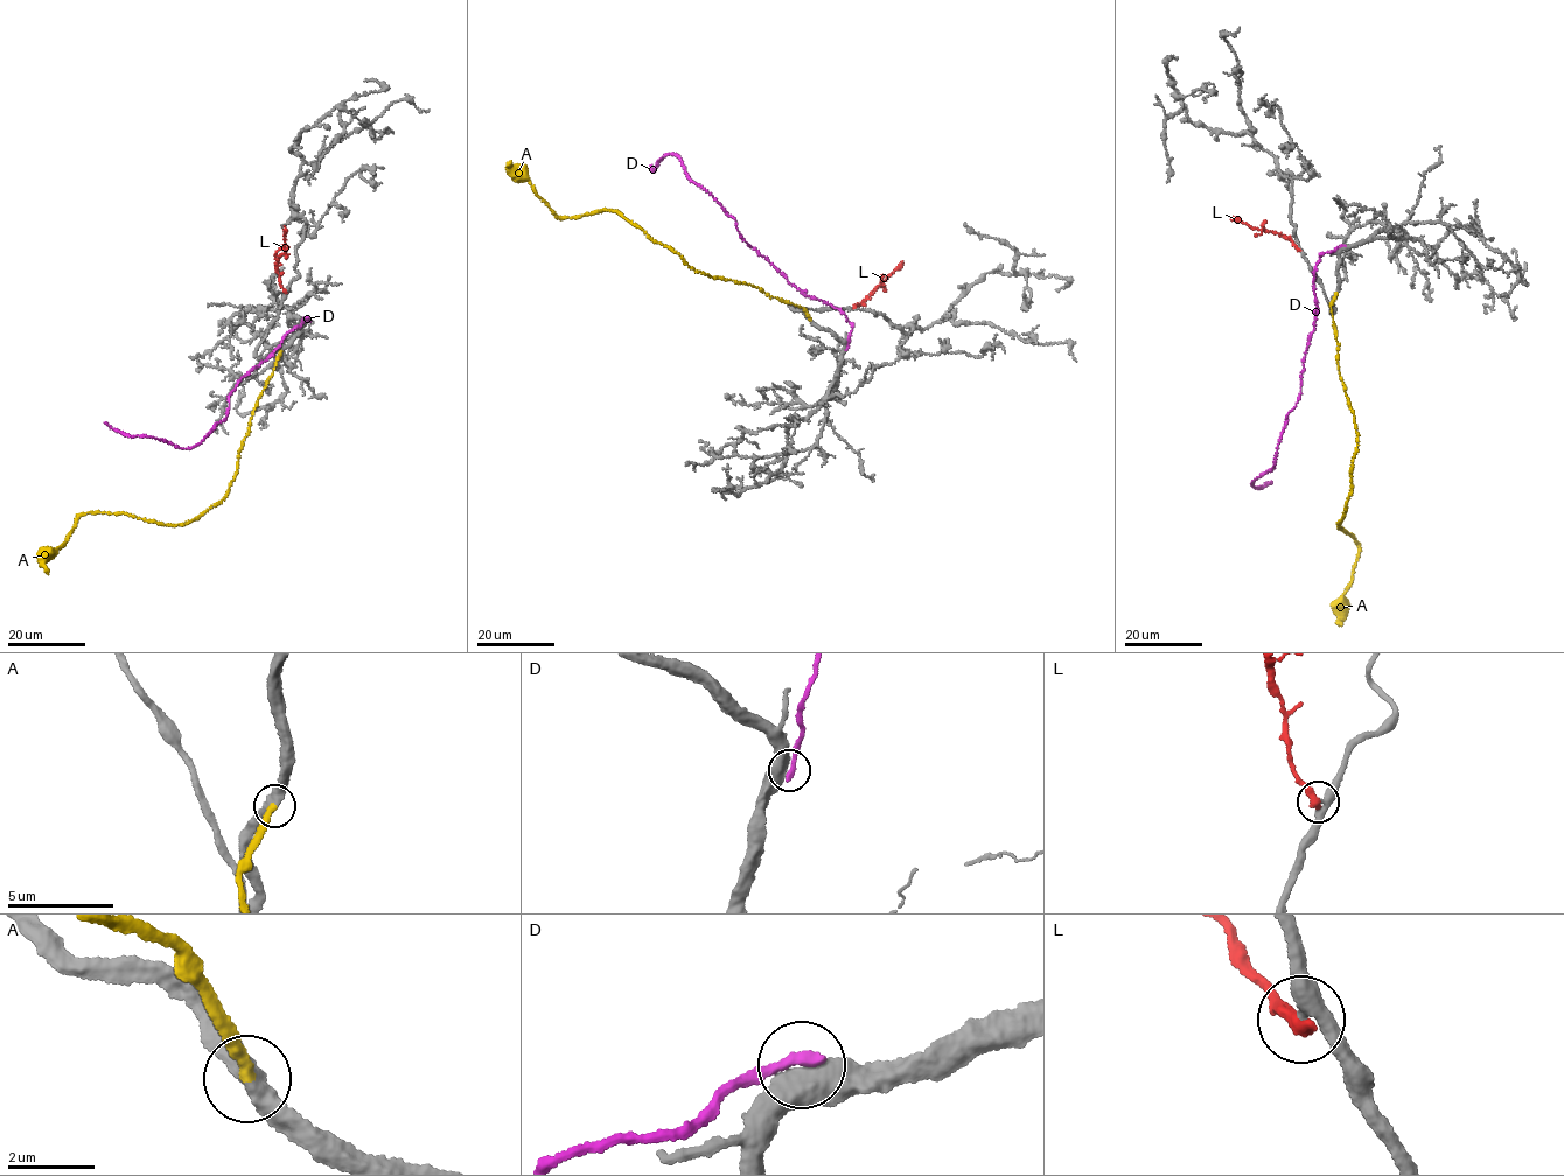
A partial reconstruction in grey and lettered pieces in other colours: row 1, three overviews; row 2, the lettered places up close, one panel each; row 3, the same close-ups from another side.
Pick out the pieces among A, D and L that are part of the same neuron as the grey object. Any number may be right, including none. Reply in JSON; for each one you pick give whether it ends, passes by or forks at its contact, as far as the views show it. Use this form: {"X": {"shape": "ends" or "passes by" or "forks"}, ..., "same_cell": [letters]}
{"A": {"shape": "ends"}, "same_cell": ["A"]}

